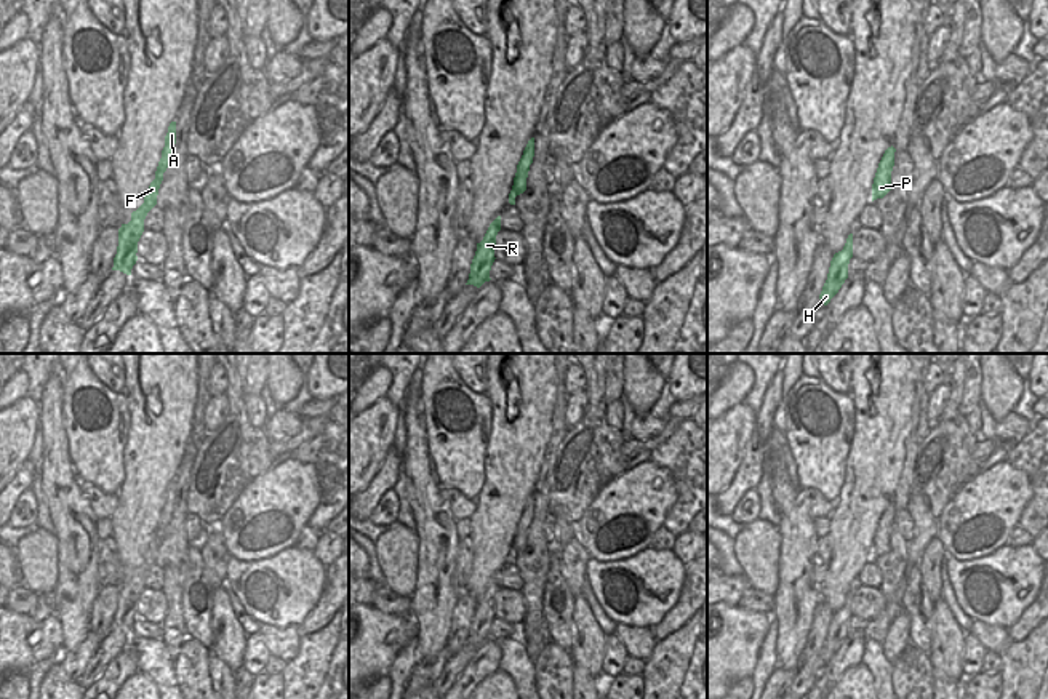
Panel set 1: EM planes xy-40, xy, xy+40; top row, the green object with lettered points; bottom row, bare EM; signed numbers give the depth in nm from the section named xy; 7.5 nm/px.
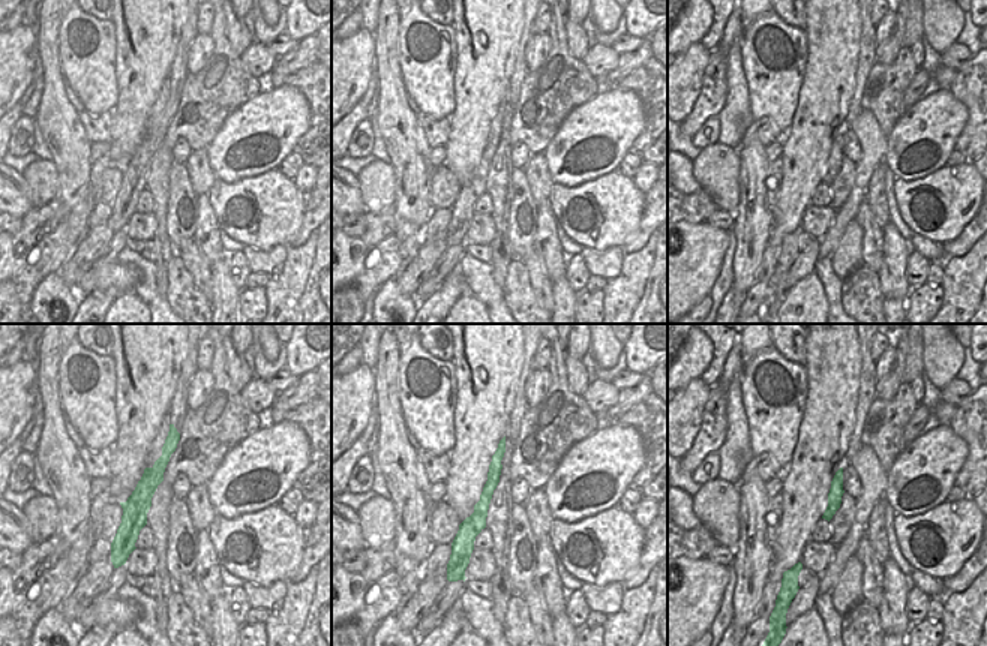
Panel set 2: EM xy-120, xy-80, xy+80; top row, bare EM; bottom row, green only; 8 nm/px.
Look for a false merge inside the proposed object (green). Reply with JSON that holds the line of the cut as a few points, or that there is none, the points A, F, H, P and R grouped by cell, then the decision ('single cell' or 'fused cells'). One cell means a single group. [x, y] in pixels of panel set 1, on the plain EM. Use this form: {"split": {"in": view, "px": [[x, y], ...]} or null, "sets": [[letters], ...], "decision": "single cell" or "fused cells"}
{"split": {"in": "xy+40", "px": [[892, 523], [877, 531]]}, "sets": [["A", "F", "H", "R"], ["P"]], "decision": "fused cells"}

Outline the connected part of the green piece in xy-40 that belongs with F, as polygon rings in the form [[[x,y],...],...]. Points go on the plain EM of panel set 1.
[[[171,480],[165,494],[165,505],[162,509],[162,517],[155,529],[155,537],[149,544],[144,561],[131,571],[131,579],[128,582],[122,582],[122,585],[118,587],[118,605],[114,616],[112,629],[120,629],[126,633],[131,633],[131,627],[138,619],[138,600],[144,590],[144,577],[147,571],[157,563],[157,553],[163,539],[163,531],[173,518],[174,502],[176,480]]]

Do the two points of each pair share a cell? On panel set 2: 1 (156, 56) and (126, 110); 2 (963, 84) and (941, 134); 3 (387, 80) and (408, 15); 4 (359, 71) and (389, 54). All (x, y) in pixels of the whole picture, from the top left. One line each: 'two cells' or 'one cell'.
1: one cell
2: two cells
3: two cells
4: two cells

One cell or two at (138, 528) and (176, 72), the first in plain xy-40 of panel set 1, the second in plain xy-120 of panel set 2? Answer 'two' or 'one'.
two

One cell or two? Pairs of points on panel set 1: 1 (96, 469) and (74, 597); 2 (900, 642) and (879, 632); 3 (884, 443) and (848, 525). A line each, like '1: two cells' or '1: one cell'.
1: two cells
2: two cells
3: one cell

